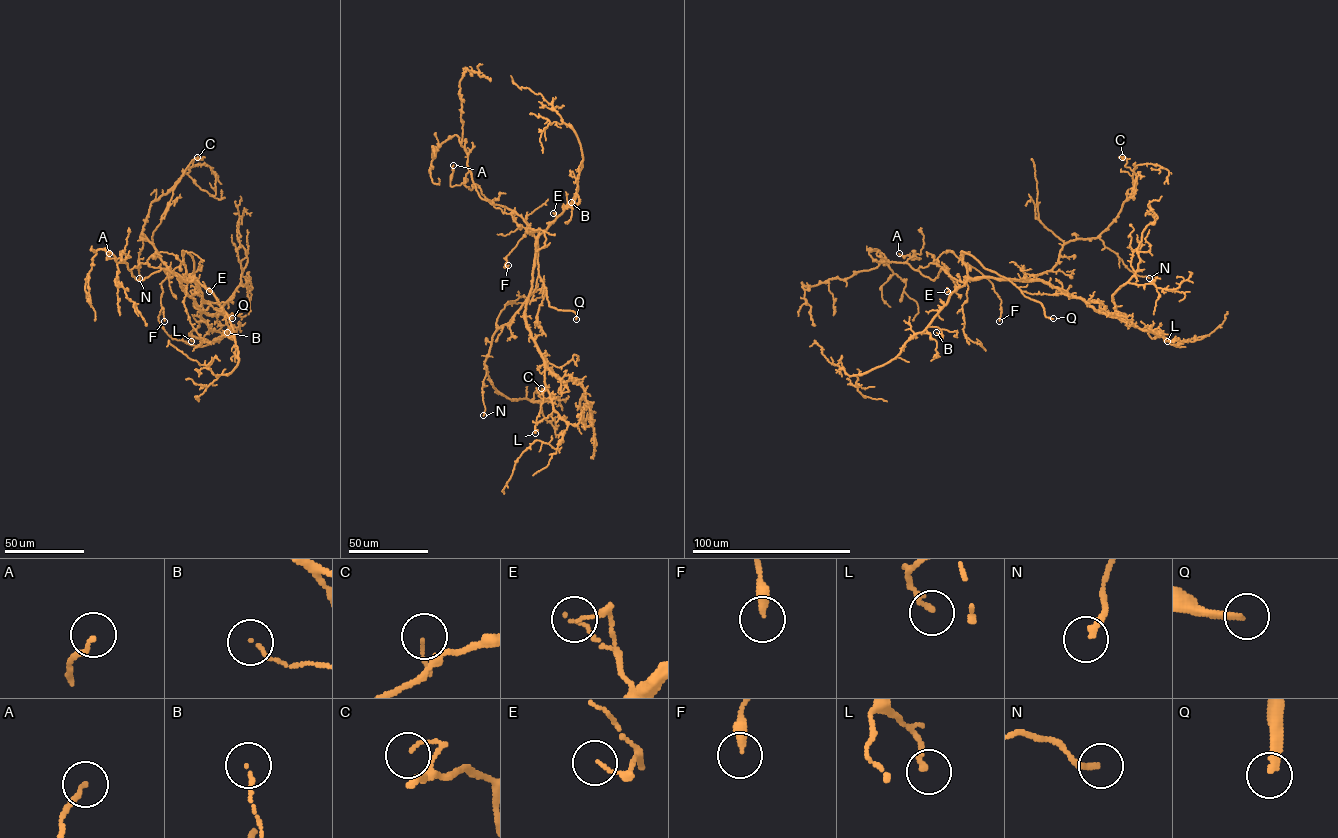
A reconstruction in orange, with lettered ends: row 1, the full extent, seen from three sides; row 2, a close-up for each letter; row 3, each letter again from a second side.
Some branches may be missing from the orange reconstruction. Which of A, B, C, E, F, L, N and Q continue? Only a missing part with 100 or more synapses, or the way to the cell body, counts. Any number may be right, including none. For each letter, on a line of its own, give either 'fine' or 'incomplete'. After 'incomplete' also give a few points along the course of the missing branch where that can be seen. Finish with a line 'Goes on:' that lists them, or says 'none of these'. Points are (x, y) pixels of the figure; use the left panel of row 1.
A: fine
B: fine
C: fine
E: fine
F: fine
L: fine
N: fine
Q: incomplete
Goes on: Q

